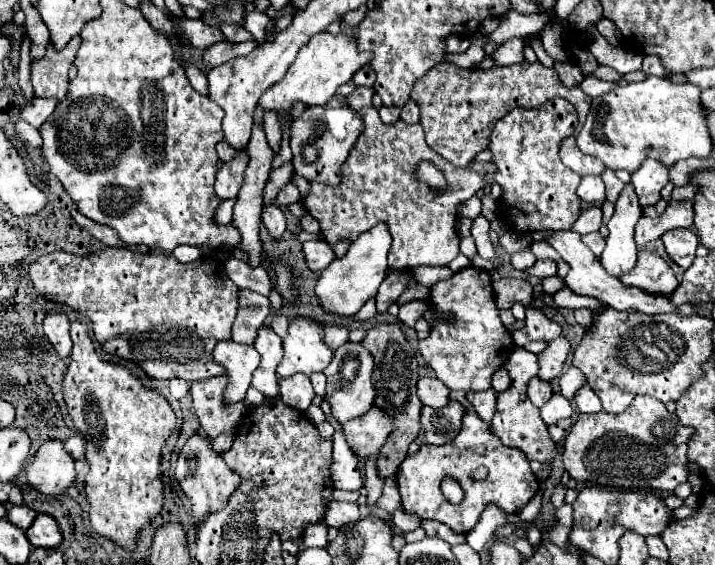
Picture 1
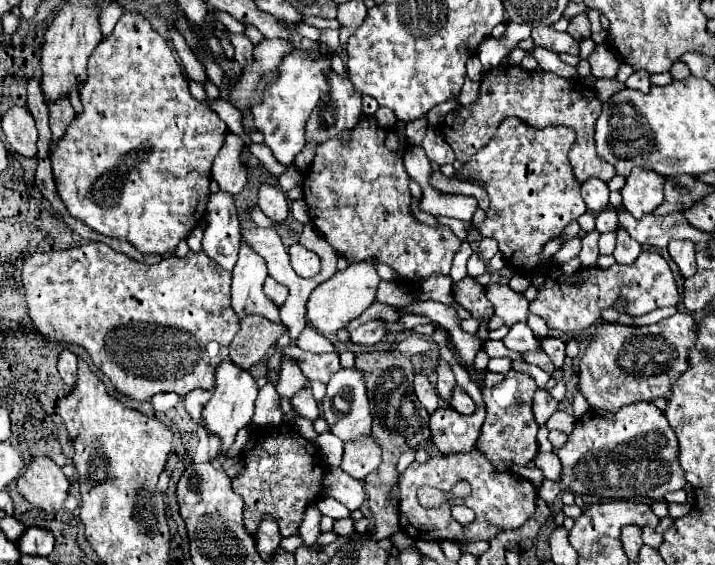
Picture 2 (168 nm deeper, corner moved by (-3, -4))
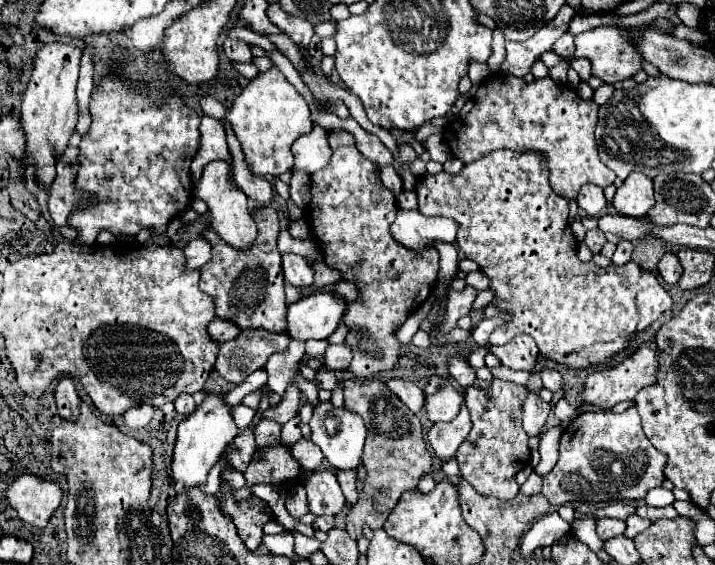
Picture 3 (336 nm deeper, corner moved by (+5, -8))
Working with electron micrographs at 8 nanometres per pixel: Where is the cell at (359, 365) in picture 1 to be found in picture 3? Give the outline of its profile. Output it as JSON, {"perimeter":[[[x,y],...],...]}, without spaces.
{"perimeter":[[[319,401],[313,409],[313,417],[309,421],[311,425],[311,441],[321,447],[325,459],[335,467],[335,469],[353,469],[361,463],[361,453],[363,453],[363,441],[367,437],[367,427],[363,425],[363,417],[355,417],[349,409],[335,407],[331,401]]]}

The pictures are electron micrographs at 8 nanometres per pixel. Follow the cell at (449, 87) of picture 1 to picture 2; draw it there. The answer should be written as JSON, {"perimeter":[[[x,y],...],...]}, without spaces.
{"perimeter":[[[499,65],[483,73],[479,101],[469,107],[457,107],[455,111],[451,111],[445,123],[441,125],[441,133],[445,135],[447,143],[453,147],[457,159],[465,161],[465,157],[473,155],[475,151],[487,145],[487,141],[495,135],[499,123],[507,117],[517,117],[533,129],[563,125],[573,129],[577,137],[569,155],[573,177],[579,183],[591,177],[597,177],[601,181],[611,181],[611,177],[615,175],[615,167],[605,159],[601,159],[595,151],[593,133],[595,133],[595,121],[599,113],[601,113],[601,101],[597,99],[595,91],[579,79],[563,79],[545,71],[525,71],[513,65],[509,67]]]}

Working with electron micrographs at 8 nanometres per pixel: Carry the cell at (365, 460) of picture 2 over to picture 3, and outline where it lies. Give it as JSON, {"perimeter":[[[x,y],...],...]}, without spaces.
{"perimeter":[[[345,469],[343,473],[335,473],[337,481],[343,489],[347,505],[355,505],[357,501],[357,469]]]}

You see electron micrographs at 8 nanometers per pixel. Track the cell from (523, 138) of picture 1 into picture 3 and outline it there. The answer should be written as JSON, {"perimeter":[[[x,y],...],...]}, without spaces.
{"perimeter":[[[497,149],[465,165],[457,175],[445,171],[423,175],[417,179],[419,211],[423,215],[445,215],[459,223],[459,247],[477,261],[479,269],[491,279],[491,289],[497,293],[493,303],[485,307],[485,317],[507,311],[513,317],[507,325],[497,327],[489,343],[503,345],[517,333],[529,333],[539,347],[539,353],[573,369],[583,369],[593,363],[605,363],[611,355],[625,349],[629,339],[655,323],[663,311],[671,309],[671,295],[663,289],[651,271],[645,271],[635,261],[623,267],[587,267],[577,259],[577,243],[569,229],[569,199],[559,197],[549,185],[549,169],[545,155],[515,153]]]}

